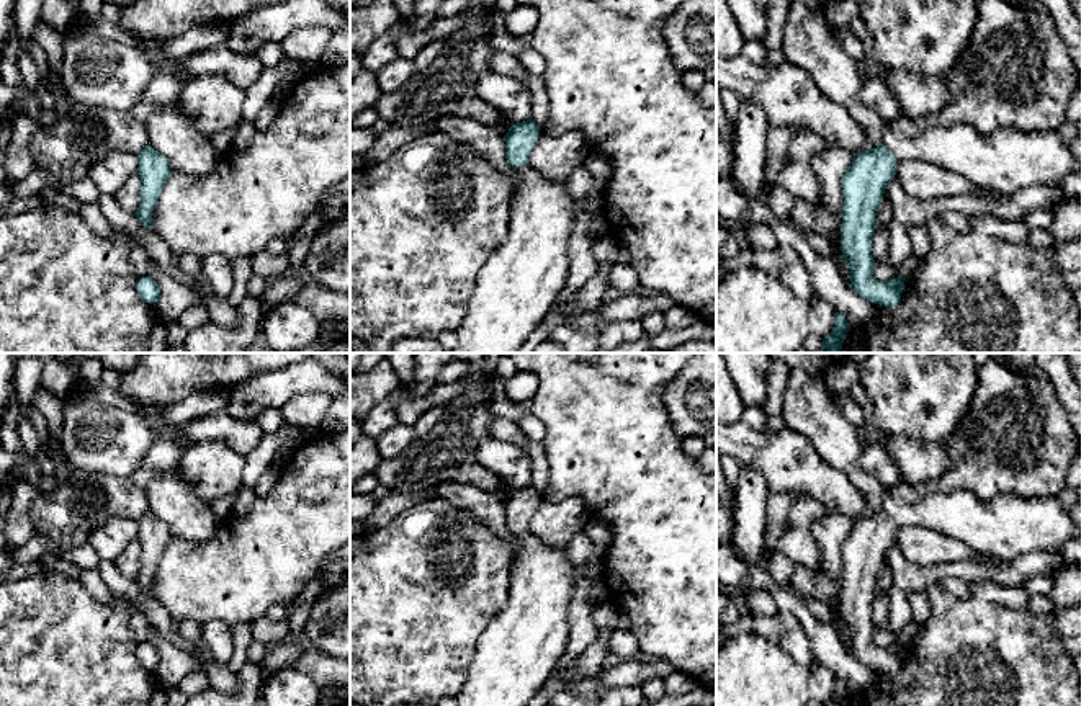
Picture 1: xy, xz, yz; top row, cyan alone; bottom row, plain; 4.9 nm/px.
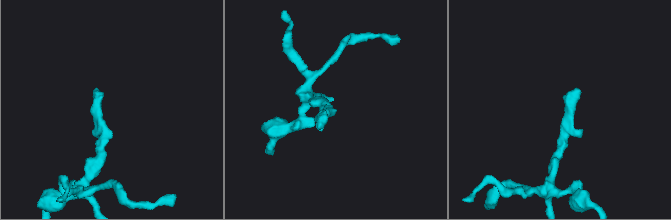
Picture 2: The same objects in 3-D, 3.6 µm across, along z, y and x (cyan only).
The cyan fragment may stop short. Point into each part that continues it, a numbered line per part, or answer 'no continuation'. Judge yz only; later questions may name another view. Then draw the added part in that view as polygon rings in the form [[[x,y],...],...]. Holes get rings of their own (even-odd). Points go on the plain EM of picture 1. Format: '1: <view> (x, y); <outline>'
1: yz (1006, 527); [[[886,489],[881,510],[896,526],[922,526],[1004,562],[1032,551],[1061,552],[1068,541],[1081,538],[1070,508],[1056,497],[1006,494],[980,500],[971,490],[955,490],[904,503],[893,489]]]

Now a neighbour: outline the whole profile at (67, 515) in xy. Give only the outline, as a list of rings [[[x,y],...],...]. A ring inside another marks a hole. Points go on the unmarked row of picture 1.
[[[69,471],[64,484],[39,495],[29,508],[34,536],[47,536],[57,547],[88,543],[93,530],[110,518],[139,521],[150,510],[147,490],[131,477]]]

